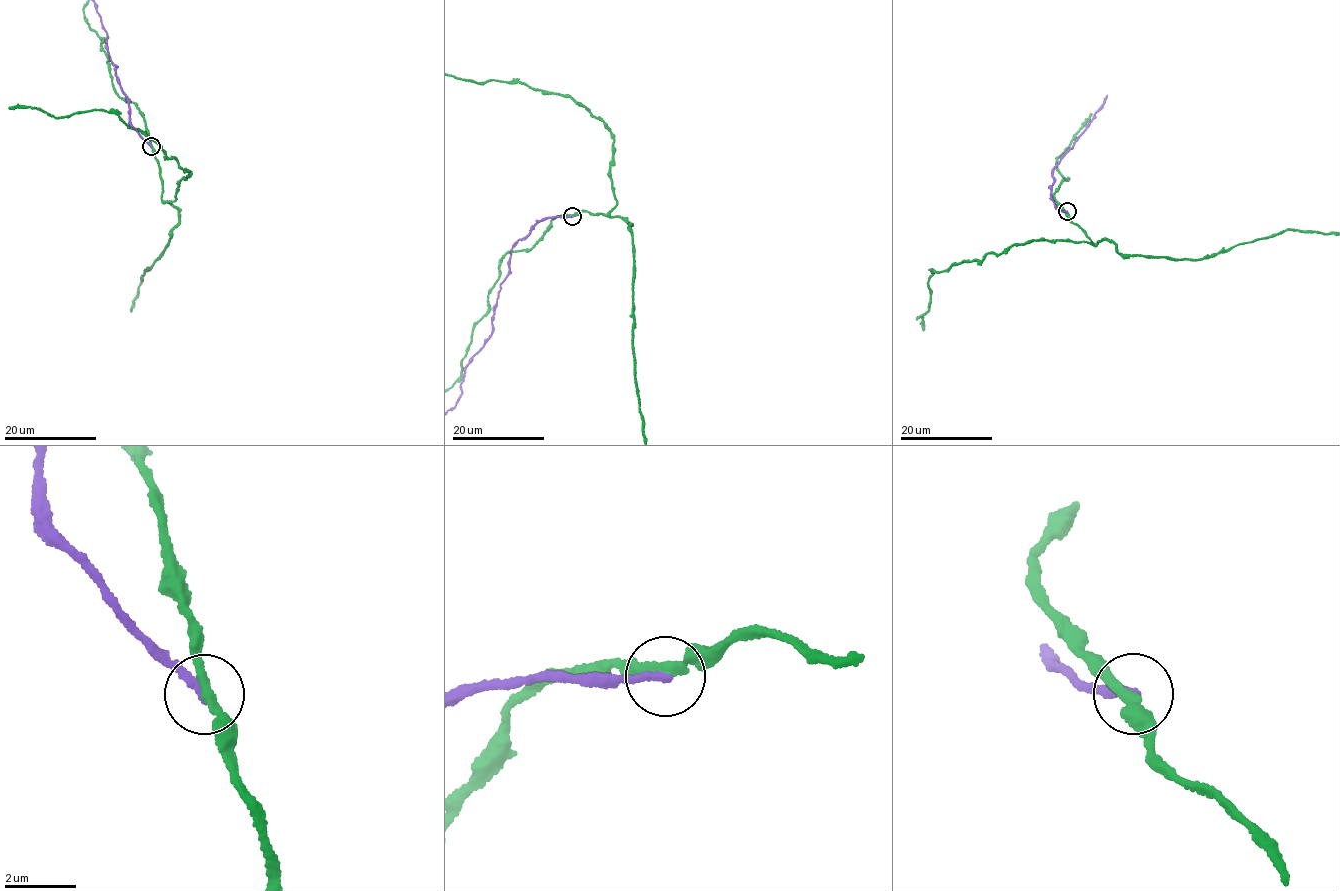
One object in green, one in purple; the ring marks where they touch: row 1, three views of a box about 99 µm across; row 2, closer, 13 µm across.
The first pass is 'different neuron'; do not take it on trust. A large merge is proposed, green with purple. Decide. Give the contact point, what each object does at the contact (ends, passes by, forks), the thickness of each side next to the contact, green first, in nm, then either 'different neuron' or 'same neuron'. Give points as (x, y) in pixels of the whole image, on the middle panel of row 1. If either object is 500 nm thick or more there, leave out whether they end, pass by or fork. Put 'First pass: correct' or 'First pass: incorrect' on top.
First pass: correct
at (572, 216); green passes by; purple ends there; 260 nm thick on the green side, 240 nm on the other; different neuron

